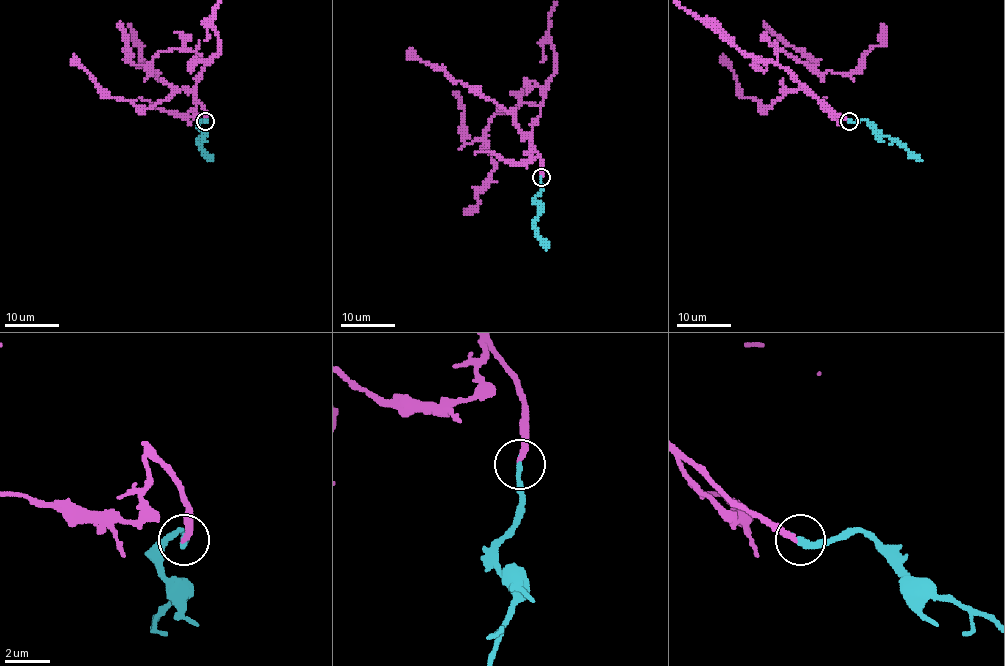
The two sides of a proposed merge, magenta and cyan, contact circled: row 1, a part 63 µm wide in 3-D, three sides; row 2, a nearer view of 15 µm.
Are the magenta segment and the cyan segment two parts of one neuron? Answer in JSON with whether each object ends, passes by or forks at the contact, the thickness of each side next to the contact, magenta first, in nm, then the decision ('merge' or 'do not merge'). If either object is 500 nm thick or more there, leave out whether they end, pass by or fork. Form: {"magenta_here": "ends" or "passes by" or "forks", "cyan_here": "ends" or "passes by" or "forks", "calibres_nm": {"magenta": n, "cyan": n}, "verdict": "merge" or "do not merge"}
{"magenta_here": "ends", "cyan_here": "ends", "calibres_nm": {"magenta": 260, "cyan": 280}, "verdict": "merge"}

